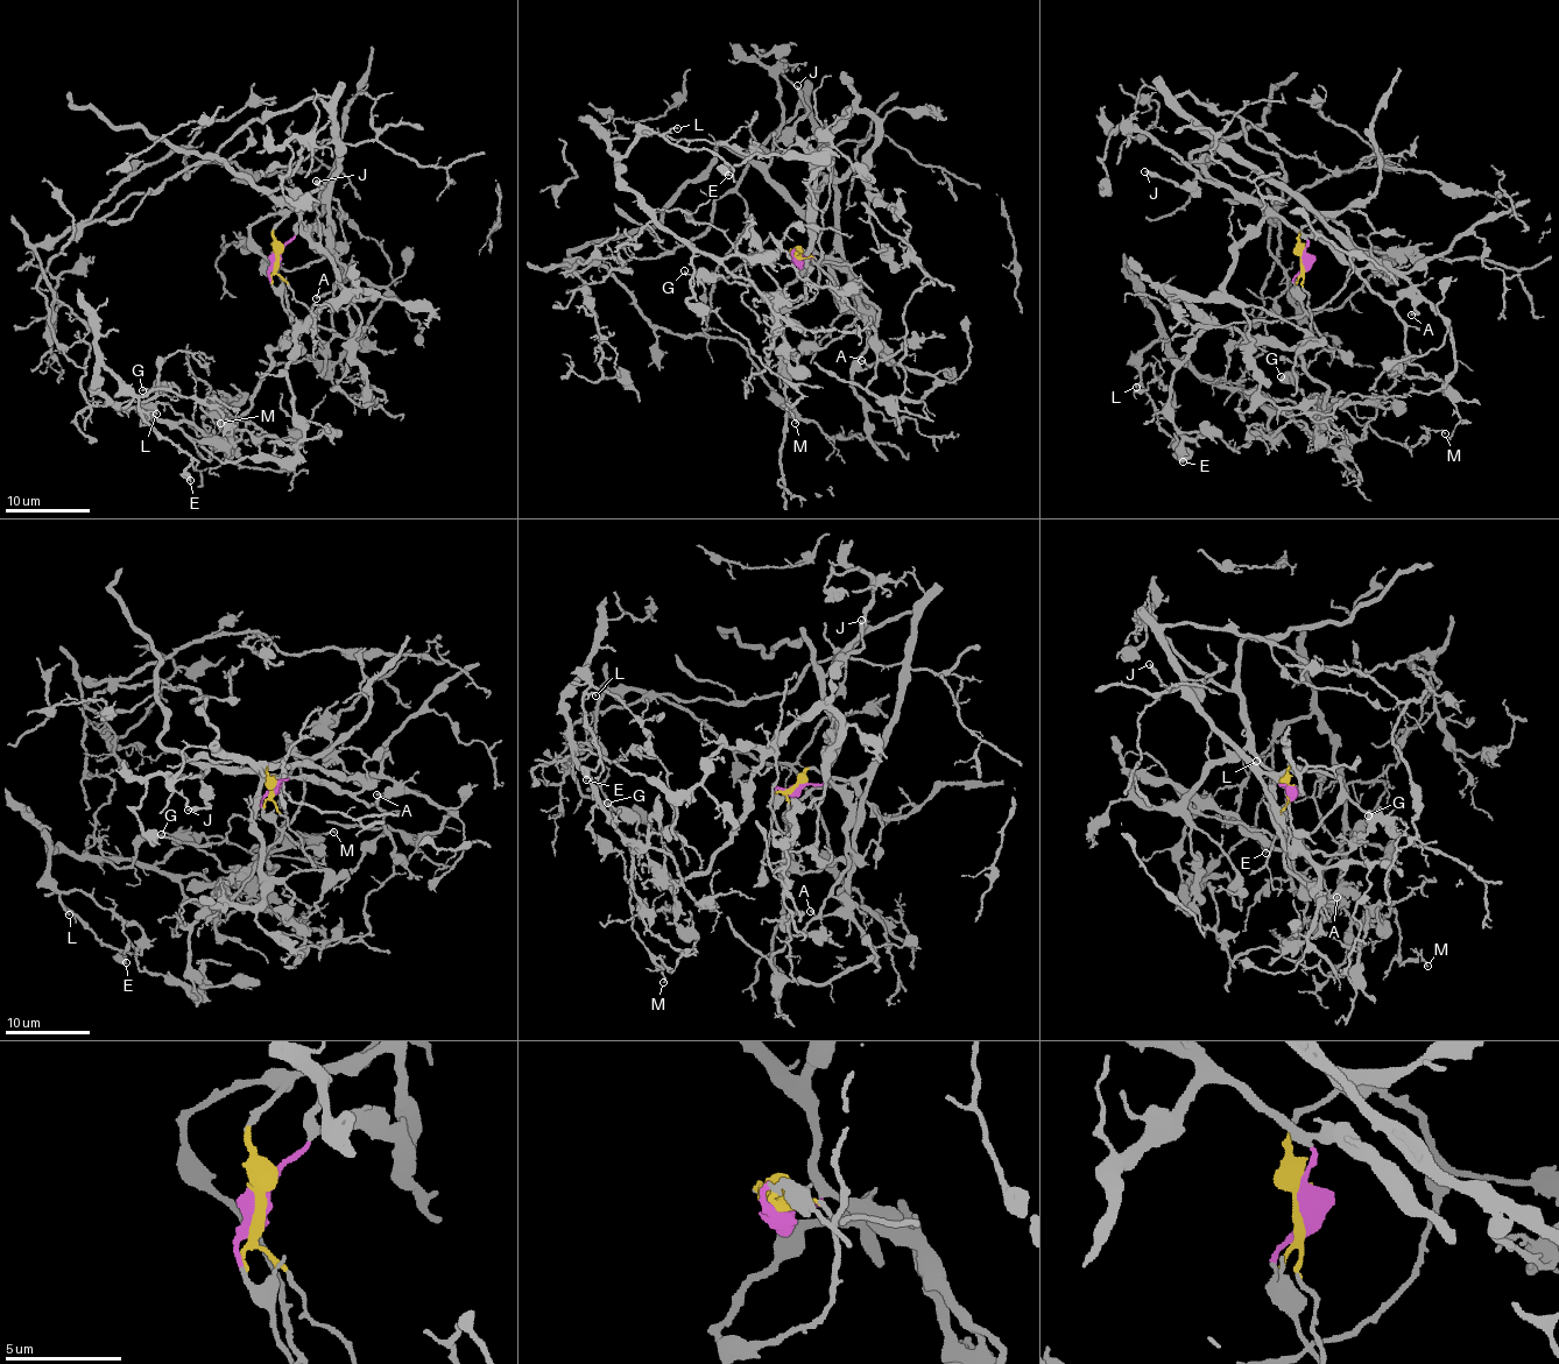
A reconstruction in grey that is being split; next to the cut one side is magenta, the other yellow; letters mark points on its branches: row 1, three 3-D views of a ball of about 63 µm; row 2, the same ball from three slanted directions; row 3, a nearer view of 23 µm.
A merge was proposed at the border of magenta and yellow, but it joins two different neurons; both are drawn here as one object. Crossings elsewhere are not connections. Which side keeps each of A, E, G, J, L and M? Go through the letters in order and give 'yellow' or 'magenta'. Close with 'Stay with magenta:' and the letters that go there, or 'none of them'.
A: magenta
E: magenta
G: magenta
J: magenta
L: magenta
M: magenta
Stay with magenta: A, E, G, J, L, M

